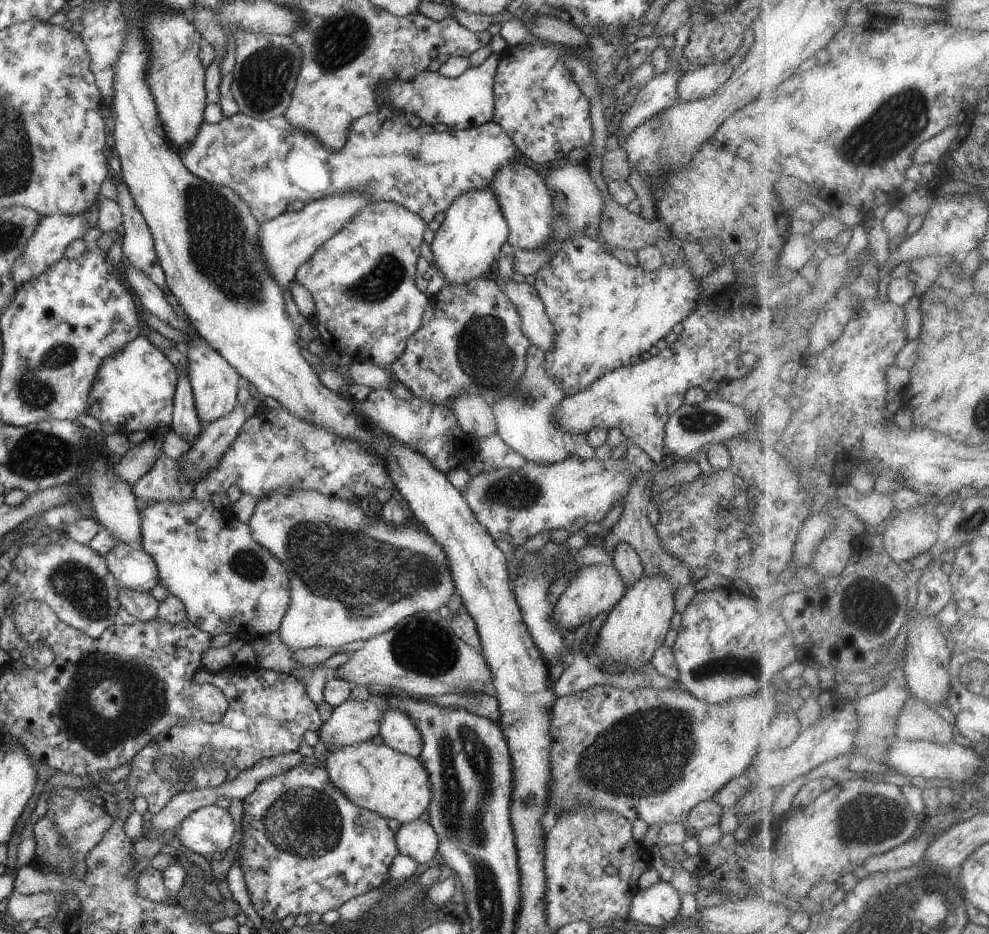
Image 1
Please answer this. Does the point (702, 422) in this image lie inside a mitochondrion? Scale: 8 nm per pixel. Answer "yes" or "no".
yes

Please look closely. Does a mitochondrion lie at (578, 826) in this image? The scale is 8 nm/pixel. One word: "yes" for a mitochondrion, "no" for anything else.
yes

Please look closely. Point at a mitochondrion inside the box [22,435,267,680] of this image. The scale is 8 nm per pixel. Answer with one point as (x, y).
(75, 582)

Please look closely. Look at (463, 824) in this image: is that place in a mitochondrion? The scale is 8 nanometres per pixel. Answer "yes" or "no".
yes

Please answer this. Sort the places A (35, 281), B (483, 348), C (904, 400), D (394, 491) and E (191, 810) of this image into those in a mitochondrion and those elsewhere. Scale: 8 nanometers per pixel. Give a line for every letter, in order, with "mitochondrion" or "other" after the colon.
A: other
B: mitochondrion
C: other
D: other
E: other

